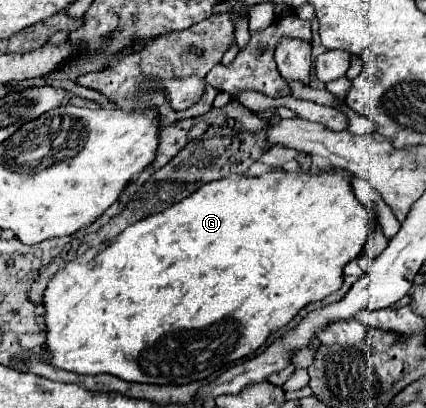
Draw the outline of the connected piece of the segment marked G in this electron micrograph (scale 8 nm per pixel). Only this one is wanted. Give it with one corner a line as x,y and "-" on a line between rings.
301,169
291,171
291,173
269,171
261,177
229,175
225,179
205,183
201,189
197,189
183,201
167,207
163,213
137,221
135,225
127,227
123,233
119,233
115,239
107,241
105,245
87,249
81,257
67,263
61,271
55,273
55,277
47,283
47,289
43,295
45,349
49,353
49,357
45,357
43,361
59,369
75,371
83,375
109,373
131,383
185,385
191,381
201,381
209,377
211,373
227,367
229,363
243,359
247,355
253,355
267,341
269,333
285,327
305,305
313,301
321,301
333,291
337,291
343,283
343,267
351,259
361,255
373,221
375,217
369,213
369,209
353,197
353,191
349,185
349,173
341,169
321,173
321,175
313,175

